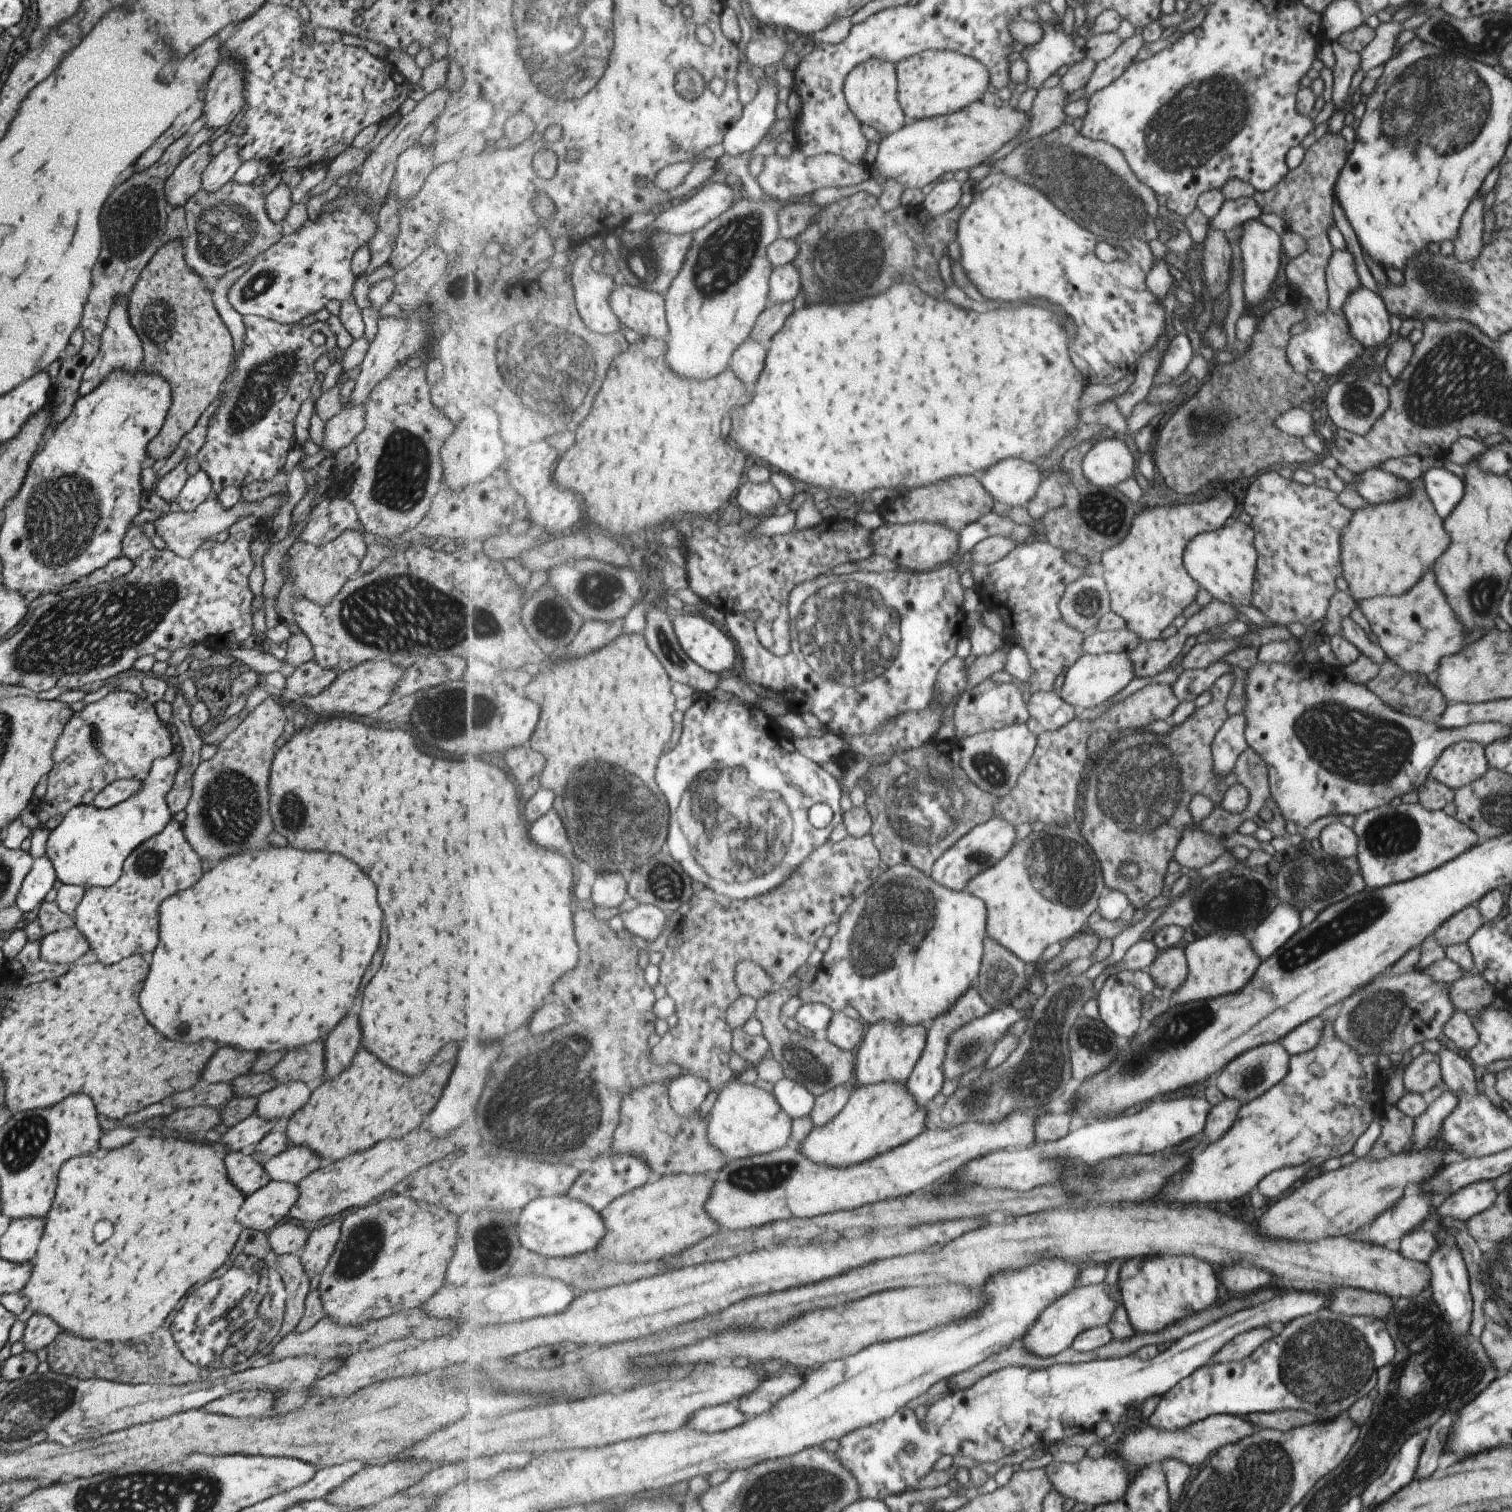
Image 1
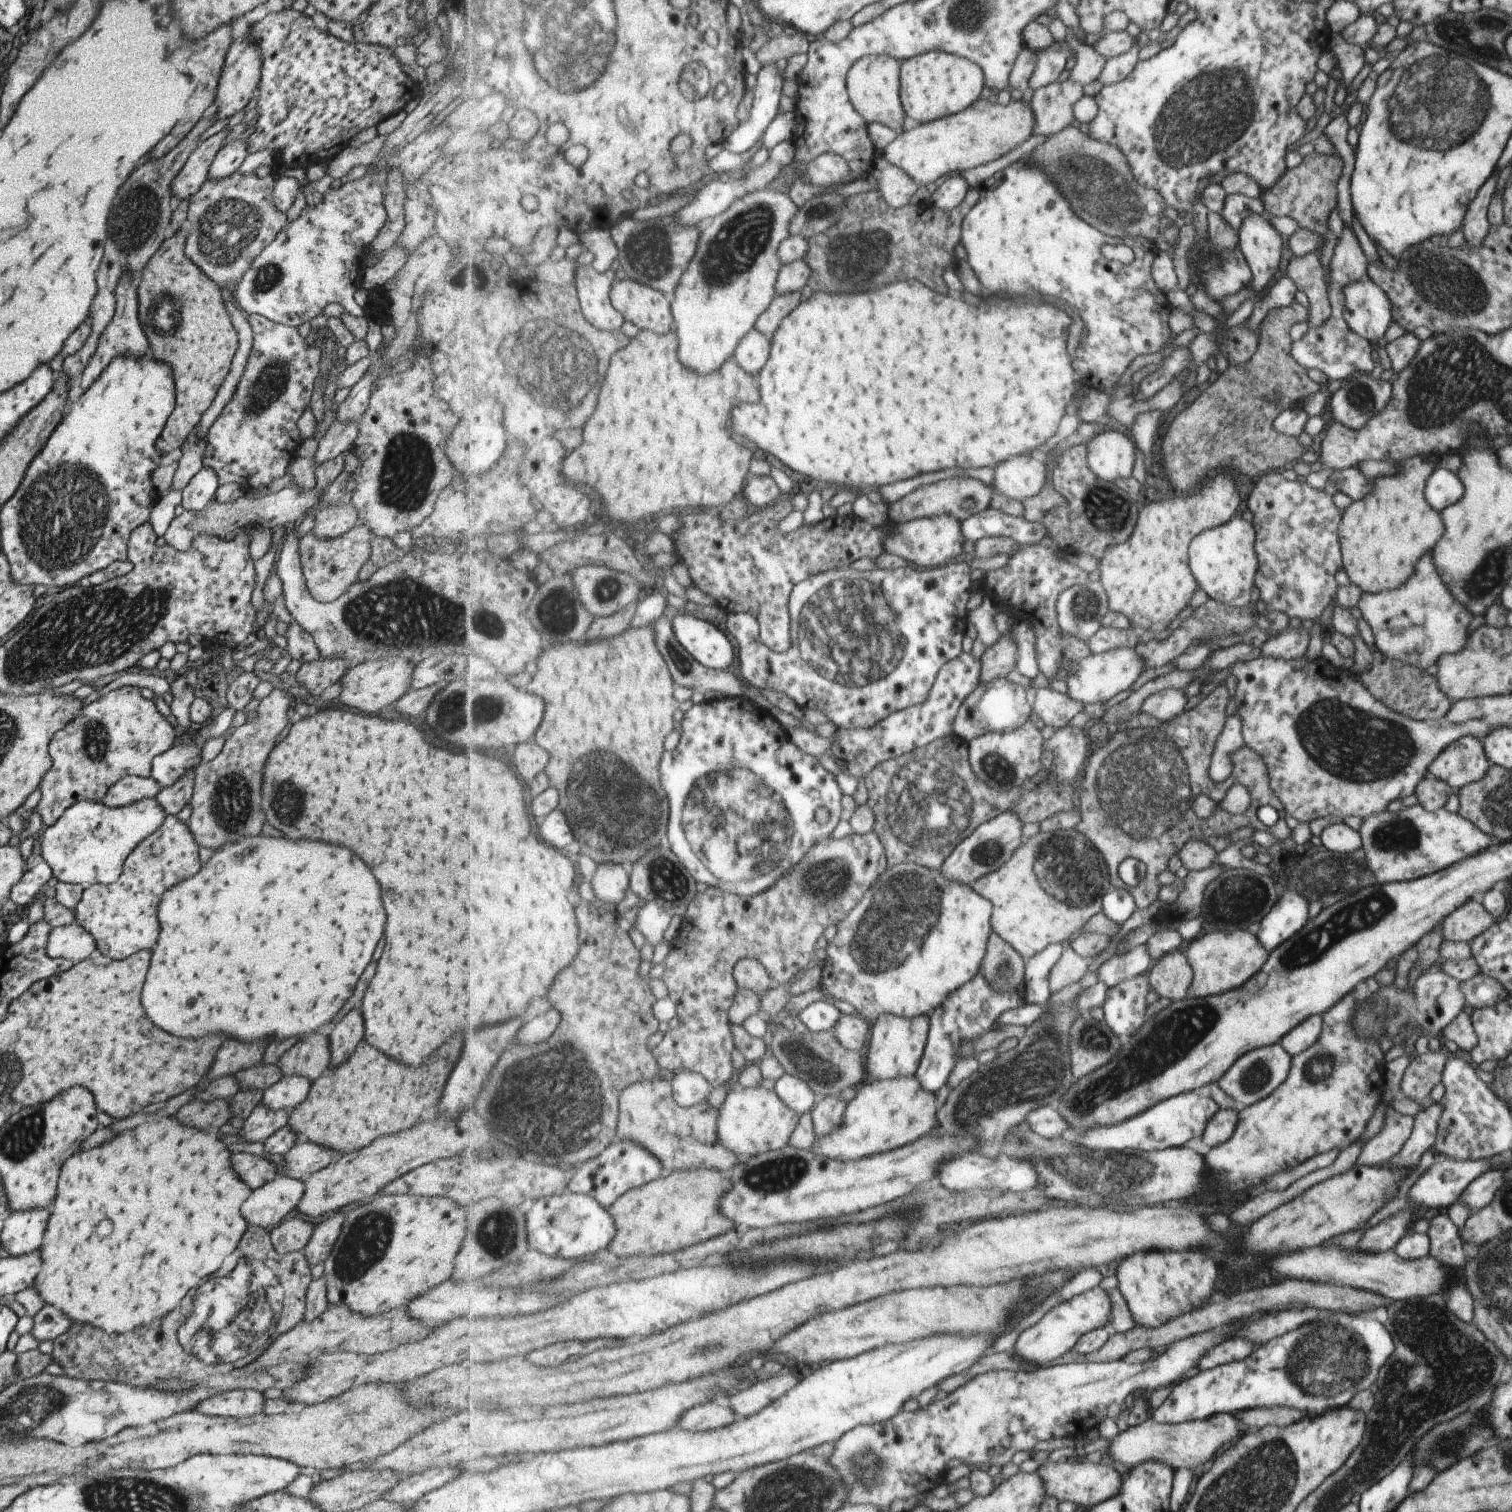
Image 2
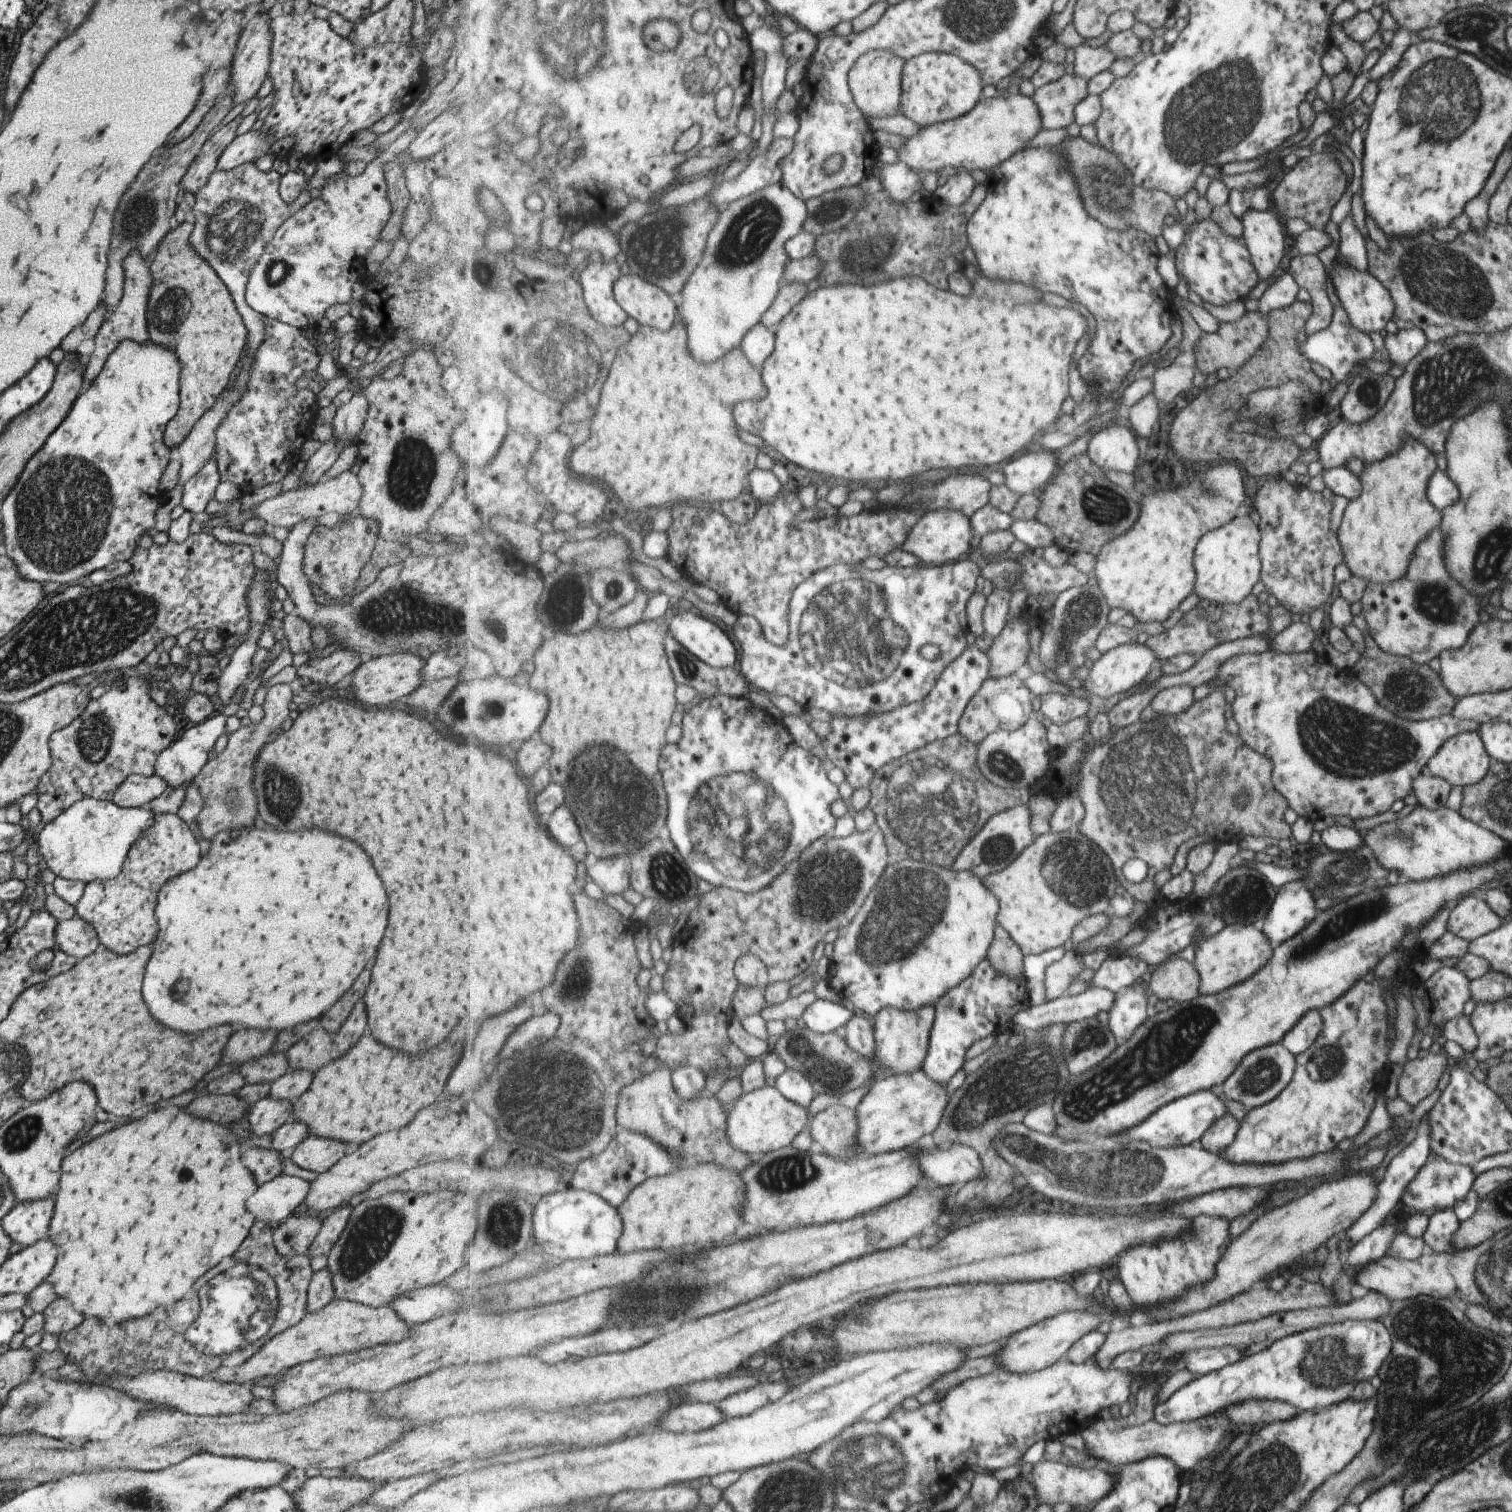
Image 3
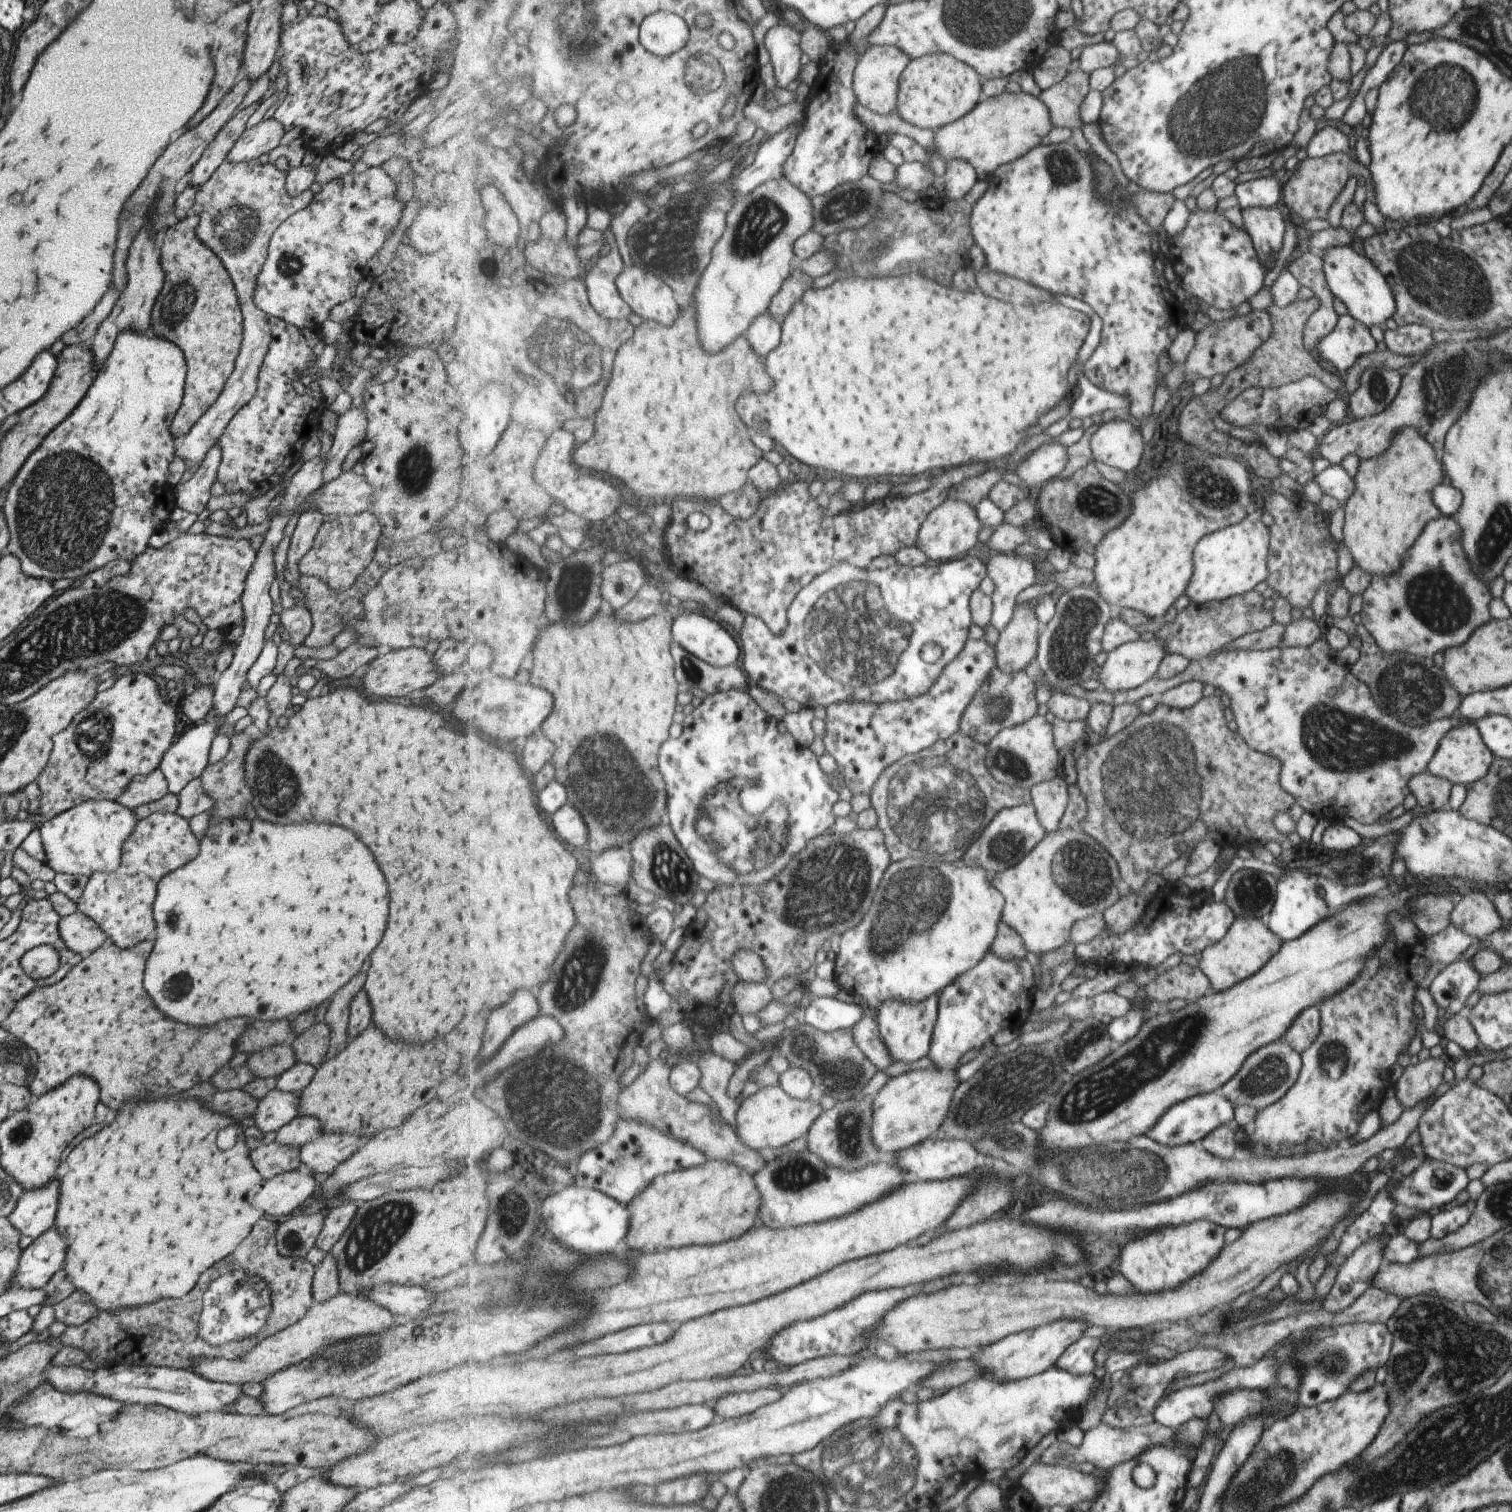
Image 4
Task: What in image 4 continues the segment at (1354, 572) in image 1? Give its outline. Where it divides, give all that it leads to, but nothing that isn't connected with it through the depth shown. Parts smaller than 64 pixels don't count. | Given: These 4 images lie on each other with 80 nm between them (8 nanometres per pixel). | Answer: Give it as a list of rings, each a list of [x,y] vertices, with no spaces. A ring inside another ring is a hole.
[[[1405,427],[1403,429],[1399,429],[1395,431],[1391,436],[1391,441],[1389,441],[1389,446],[1387,450],[1383,451],[1380,455],[1374,456],[1373,458],[1368,459],[1360,459],[1357,472],[1355,473],[1355,489],[1349,495],[1346,501],[1343,502],[1344,506],[1344,523],[1342,527],[1342,541],[1341,544],[1349,550],[1353,563],[1357,563],[1357,566],[1368,572],[1371,576],[1373,575],[1388,575],[1392,572],[1395,572],[1400,567],[1401,562],[1403,562],[1403,556],[1409,548],[1416,542],[1416,538],[1423,532],[1424,526],[1432,521],[1434,518],[1439,517],[1441,514],[1437,507],[1433,505],[1431,501],[1431,489],[1434,486],[1437,486],[1441,482],[1441,478],[1443,478],[1444,472],[1441,469],[1441,463],[1439,459],[1435,457],[1435,450],[1433,446],[1429,444],[1424,438],[1423,435],[1418,433],[1417,429],[1411,427]]]

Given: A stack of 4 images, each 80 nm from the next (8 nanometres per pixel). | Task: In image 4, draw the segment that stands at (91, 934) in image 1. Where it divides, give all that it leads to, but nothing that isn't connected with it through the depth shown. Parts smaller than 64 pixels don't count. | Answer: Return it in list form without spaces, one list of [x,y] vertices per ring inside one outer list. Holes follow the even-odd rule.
[[[151,813],[141,817],[120,848],[118,867],[111,872],[95,871],[88,876],[81,896],[75,901],[76,910],[88,916],[100,929],[121,948],[140,943],[153,936],[153,918],[151,910],[155,896],[155,884],[171,870],[189,862],[198,851],[198,840],[191,833],[187,819],[175,813]]]

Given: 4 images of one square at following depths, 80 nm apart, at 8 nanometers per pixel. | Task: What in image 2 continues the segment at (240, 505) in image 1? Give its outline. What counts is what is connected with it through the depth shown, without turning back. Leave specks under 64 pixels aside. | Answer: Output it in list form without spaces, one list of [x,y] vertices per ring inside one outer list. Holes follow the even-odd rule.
[[[341,471],[321,491],[316,486],[311,489],[296,489],[296,487],[288,485],[277,493],[267,493],[262,497],[252,500],[245,496],[226,503],[217,503],[213,500],[202,511],[193,512],[184,510],[178,516],[174,516],[161,537],[164,538],[167,545],[172,546],[178,551],[184,551],[197,535],[217,537],[221,541],[224,534],[244,528],[249,523],[258,524],[270,529],[275,528],[275,526],[283,526],[289,529],[300,522],[307,514],[315,516],[322,508],[331,505],[351,504],[350,498],[355,490],[355,485],[351,474]]]

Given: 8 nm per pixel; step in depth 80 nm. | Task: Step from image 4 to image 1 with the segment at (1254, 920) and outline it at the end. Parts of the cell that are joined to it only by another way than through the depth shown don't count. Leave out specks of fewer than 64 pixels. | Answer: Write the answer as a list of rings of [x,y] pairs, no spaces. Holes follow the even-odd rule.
[[[1211,933],[1193,940],[1184,950],[1187,976],[1177,990],[1171,991],[1171,1004],[1208,1001],[1244,989],[1260,967],[1260,959],[1252,950],[1248,933]]]

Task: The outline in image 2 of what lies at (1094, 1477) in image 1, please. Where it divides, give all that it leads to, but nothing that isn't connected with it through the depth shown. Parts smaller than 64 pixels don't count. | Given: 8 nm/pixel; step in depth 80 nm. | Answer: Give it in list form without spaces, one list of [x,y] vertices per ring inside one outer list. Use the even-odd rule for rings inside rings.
[[[1108,1459],[1102,1460],[1099,1464],[1086,1460],[1073,1464],[1068,1461],[1048,1461],[1040,1467],[1037,1473],[1041,1474],[1041,1480],[1045,1482],[1048,1496],[1059,1498],[1061,1501],[1072,1501],[1076,1506],[1088,1507],[1088,1509],[1117,1497],[1117,1494],[1121,1494],[1124,1485],[1121,1474],[1113,1468],[1113,1464]]]

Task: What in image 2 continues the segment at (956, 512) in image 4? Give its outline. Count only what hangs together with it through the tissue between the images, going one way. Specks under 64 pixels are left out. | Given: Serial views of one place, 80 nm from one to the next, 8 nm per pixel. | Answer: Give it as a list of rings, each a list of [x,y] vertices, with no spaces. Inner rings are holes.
[[[953,516],[921,518],[919,520],[895,523],[889,527],[889,536],[885,538],[885,553],[901,556],[915,567],[933,569],[941,567],[959,554],[963,554],[965,535],[961,520]]]

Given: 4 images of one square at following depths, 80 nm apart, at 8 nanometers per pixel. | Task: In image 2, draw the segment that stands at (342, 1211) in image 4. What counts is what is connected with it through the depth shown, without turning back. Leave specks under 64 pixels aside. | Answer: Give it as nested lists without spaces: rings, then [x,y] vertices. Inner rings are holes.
[[[338,1211],[314,1226],[309,1241],[301,1251],[309,1268],[312,1268],[315,1264],[324,1263],[327,1259],[335,1240],[339,1237],[344,1216],[345,1214]]]

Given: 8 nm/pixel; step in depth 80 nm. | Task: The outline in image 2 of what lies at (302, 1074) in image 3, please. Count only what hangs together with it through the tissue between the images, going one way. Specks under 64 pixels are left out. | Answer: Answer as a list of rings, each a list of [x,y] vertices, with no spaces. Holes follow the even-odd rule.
[[[282,1076],[273,1086],[262,1091],[260,1103],[269,1110],[290,1112],[309,1094],[311,1082],[303,1076]]]

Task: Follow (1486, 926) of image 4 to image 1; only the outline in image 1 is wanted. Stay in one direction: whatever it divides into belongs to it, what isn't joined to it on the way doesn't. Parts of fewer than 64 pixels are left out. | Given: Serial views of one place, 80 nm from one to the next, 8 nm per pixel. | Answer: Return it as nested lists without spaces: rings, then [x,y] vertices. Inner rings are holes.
[[[1475,906],[1459,910],[1449,918],[1431,936],[1442,949],[1447,946],[1466,943],[1480,927],[1484,925],[1484,918]]]

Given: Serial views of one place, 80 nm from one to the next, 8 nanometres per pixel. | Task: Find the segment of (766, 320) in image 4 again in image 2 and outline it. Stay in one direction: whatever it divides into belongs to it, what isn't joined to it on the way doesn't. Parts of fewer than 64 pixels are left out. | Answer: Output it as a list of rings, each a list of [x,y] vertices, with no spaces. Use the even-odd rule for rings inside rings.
[[[754,328],[745,336],[744,341],[737,348],[734,354],[735,360],[739,362],[739,366],[745,372],[757,377],[769,361],[771,342],[772,340],[763,335],[763,332]]]

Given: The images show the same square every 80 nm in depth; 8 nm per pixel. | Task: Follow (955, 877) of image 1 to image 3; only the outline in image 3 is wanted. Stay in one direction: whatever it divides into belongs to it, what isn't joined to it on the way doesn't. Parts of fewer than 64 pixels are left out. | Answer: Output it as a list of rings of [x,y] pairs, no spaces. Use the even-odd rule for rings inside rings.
[[[1019,805],[1015,808],[1000,812],[989,820],[985,830],[962,850],[954,863],[953,869],[958,871],[973,871],[983,880],[990,874],[1005,870],[1023,854],[1023,851],[1033,844],[1039,835],[1032,827],[1032,810],[1030,805]]]

